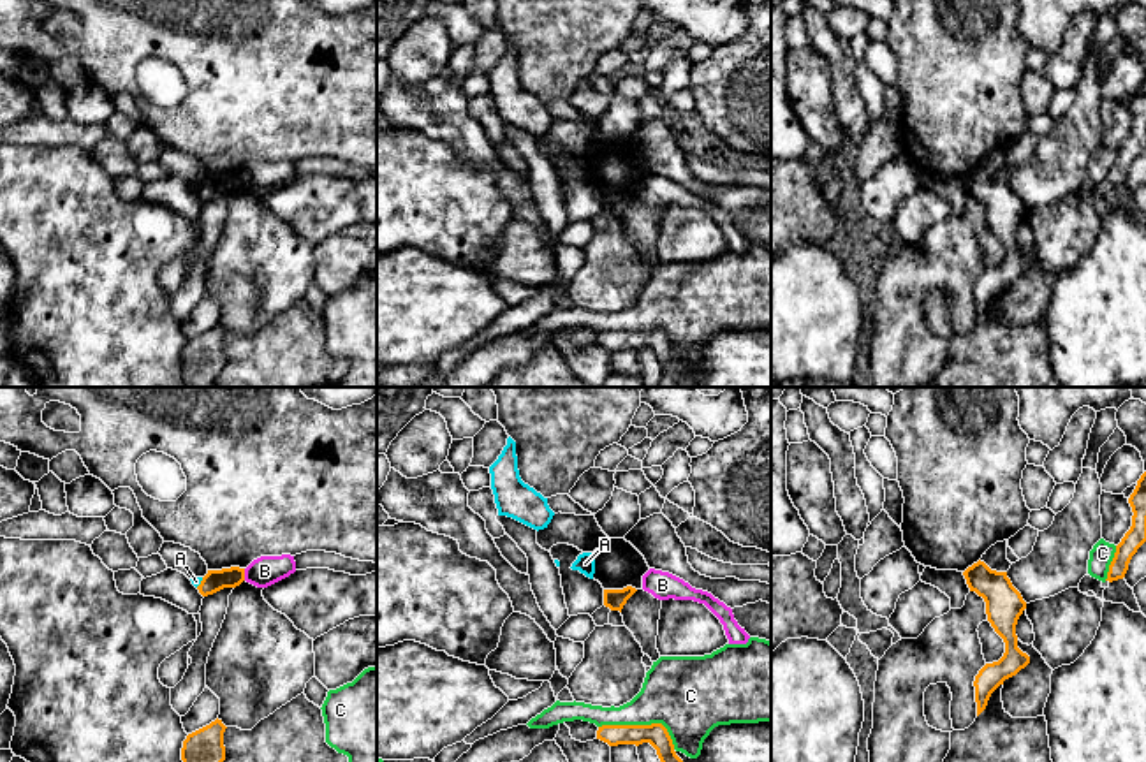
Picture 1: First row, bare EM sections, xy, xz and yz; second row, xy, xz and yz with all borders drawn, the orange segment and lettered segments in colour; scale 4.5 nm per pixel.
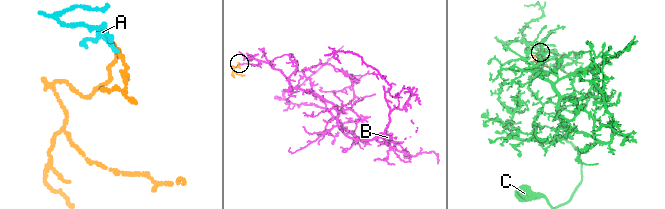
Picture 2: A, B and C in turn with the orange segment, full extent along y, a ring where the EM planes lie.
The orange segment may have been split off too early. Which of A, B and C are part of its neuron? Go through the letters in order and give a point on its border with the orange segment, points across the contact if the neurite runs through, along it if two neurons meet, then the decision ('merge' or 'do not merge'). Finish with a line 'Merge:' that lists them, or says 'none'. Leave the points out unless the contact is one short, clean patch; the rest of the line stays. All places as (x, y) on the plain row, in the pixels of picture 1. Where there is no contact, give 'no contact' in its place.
A: meets orange in xy at (201, 189); border along xy (203, 183), (196, 192); do not merge
B: meets orange in xy at (243, 180); border along xy (243, 175), (245, 185); do not merge
C: meets orange in xz at (643, 331); do not merge
Merge: none

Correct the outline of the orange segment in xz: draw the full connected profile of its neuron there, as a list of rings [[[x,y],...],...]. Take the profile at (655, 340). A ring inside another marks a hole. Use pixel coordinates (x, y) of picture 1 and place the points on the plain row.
[[[662,329],[651,331],[602,331],[597,345],[609,352],[650,348],[662,368],[660,387],[680,387],[685,377],[683,366],[676,361],[672,345]]]

